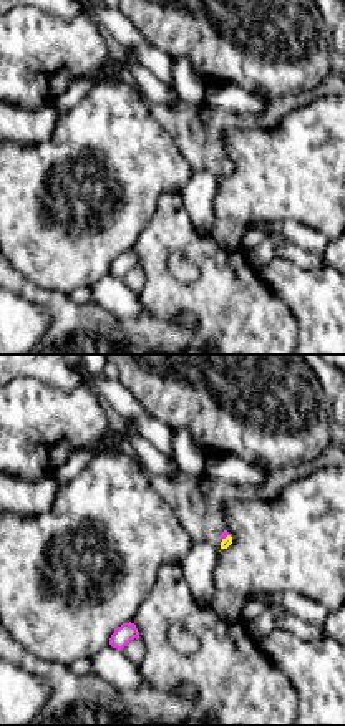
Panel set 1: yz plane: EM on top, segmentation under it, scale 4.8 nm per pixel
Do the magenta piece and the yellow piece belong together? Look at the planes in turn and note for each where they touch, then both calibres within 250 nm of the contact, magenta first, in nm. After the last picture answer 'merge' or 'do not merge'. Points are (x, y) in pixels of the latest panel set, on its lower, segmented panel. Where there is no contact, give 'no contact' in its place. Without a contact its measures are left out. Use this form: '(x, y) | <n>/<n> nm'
(224, 537) | 40/50 nm

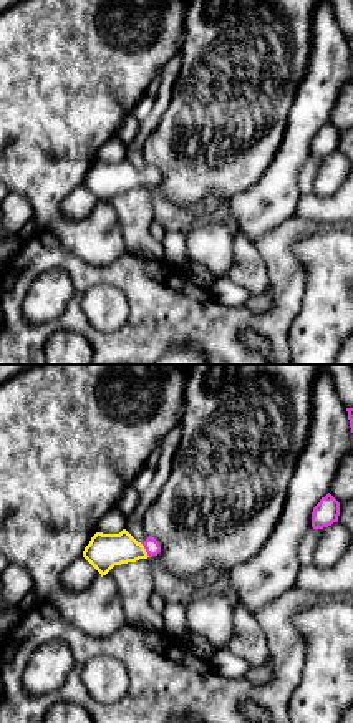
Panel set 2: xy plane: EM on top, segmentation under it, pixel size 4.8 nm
(146, 551) | 70/170 nm

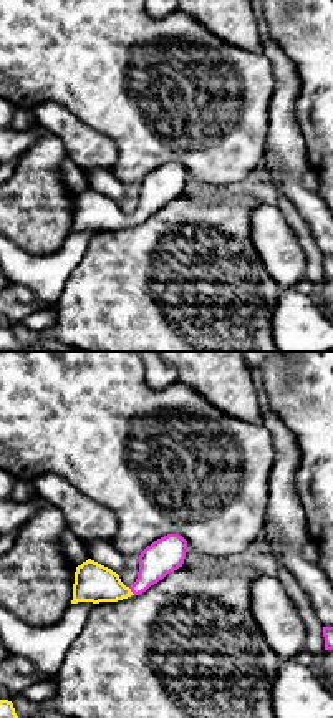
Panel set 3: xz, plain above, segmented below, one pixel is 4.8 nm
(131, 591) | 170/190 nm

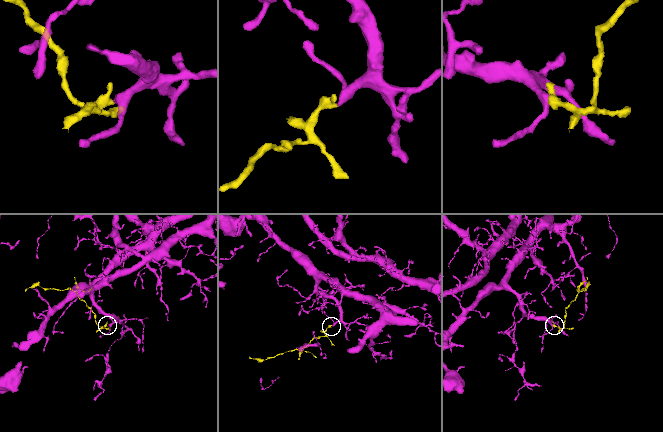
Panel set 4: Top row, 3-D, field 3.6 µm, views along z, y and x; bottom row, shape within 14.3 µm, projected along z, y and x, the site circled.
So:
merge

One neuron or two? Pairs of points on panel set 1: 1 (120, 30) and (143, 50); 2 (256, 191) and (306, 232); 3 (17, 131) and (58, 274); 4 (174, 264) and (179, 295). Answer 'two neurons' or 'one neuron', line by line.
1: one neuron
2: two neurons
3: two neurons
4: two neurons

